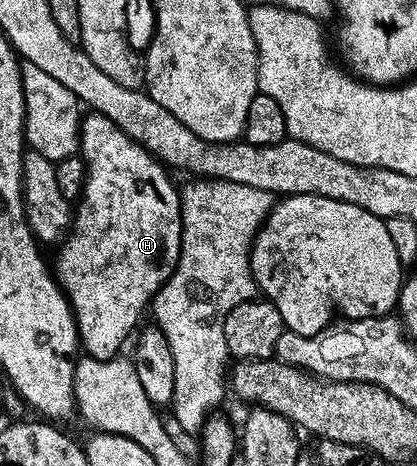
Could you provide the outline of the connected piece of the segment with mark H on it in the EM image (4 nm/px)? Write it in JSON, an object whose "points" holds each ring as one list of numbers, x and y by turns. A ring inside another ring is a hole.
{"points":[[88,113,80,119,80,145,79,154,82,156,84,163,88,166,86,181,84,182,84,193,78,200,78,206,74,211,74,218,70,230,63,236,59,244,60,252,56,255,56,267,54,263,54,278,59,283,60,288,64,291,68,303,72,307,72,313,76,316,76,334,78,343,81,348,84,347,89,356,93,359,110,359,117,354,116,351,128,339,128,334,132,330,137,330,136,322,140,319,140,314,144,310,149,310,150,304,155,300,156,294,162,289,162,285,172,276,174,269,179,263,180,238,182,237,182,225,180,224,180,191,178,187,172,184,169,172,163,163,156,156,152,155,144,148,141,143,136,143,110,117]]}

